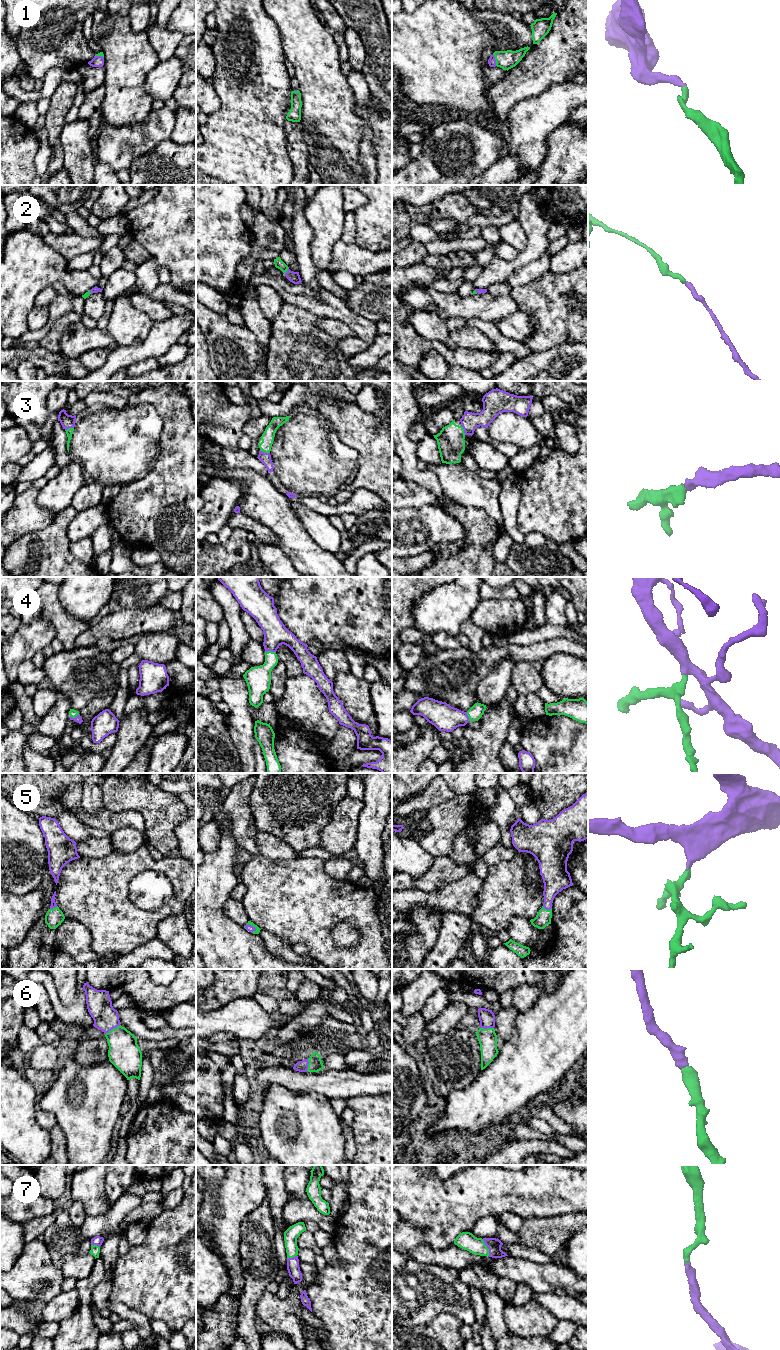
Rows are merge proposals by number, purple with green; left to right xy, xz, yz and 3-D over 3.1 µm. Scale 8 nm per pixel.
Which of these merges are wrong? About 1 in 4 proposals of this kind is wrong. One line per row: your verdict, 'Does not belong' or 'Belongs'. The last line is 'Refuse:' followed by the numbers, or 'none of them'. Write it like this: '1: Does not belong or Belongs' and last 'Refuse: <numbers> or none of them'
1: Belongs
2: Belongs
3: Belongs
4: Belongs
5: Belongs
6: Belongs
7: Belongs
Refuse: none of them

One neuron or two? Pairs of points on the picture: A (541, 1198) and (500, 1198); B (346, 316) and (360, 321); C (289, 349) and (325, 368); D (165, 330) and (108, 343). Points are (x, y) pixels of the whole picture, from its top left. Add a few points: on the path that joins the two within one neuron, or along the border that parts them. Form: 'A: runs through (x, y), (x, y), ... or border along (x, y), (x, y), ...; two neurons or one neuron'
A: runs through (531, 1198), (510, 1198); one neuron
B: runs through (349, 317), (357, 321); one neuron
C: runs through (298, 358), (308, 368), (316, 368); one neuron
D: border along (118, 345), (111, 351); two neurons

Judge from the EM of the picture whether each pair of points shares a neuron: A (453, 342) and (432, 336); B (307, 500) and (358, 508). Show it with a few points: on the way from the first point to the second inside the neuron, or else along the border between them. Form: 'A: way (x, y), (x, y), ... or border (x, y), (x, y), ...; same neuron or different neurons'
A: border (444, 340), (444, 343), (450, 348), (467, 348); different neurons
B: way (320, 507), (325, 509), (345, 508); same neuron

